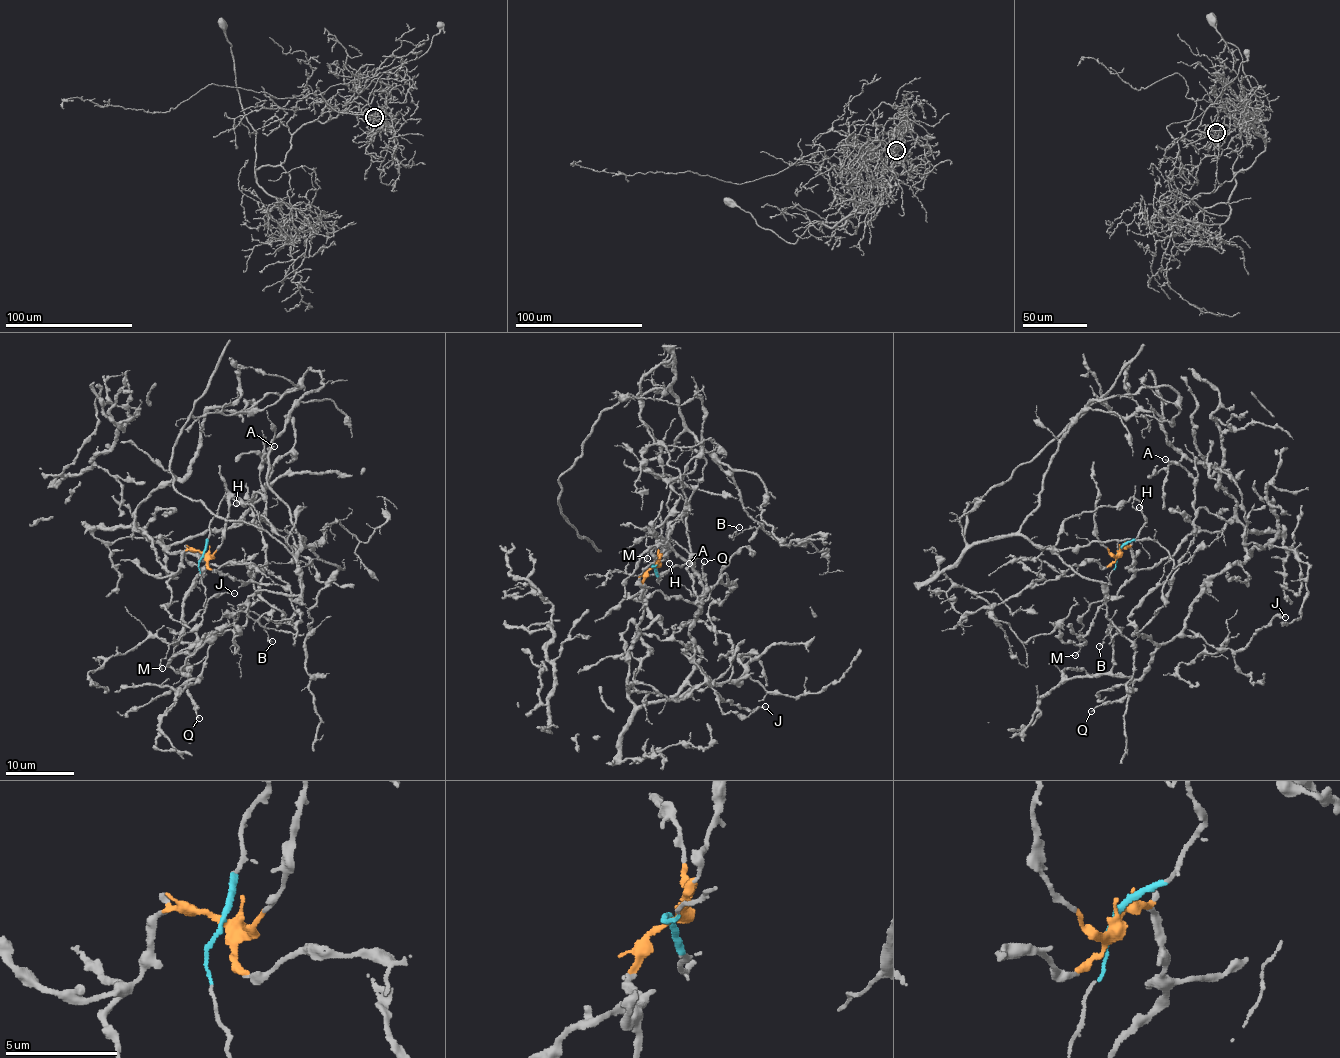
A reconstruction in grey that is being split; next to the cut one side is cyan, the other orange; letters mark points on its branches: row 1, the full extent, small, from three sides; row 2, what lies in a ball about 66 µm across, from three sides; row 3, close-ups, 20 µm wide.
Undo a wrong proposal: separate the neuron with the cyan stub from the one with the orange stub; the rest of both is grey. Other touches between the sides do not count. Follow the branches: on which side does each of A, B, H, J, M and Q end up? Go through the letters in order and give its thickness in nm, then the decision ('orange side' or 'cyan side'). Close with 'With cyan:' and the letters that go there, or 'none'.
A: 140 nm thick; orange side
B: 130 nm thick; orange side
H: 120 nm thick; cyan side
J: 150 nm thick; orange side
M: 110 nm thick; cyan side
Q: 150 nm thick; orange side
With cyan: H, M

